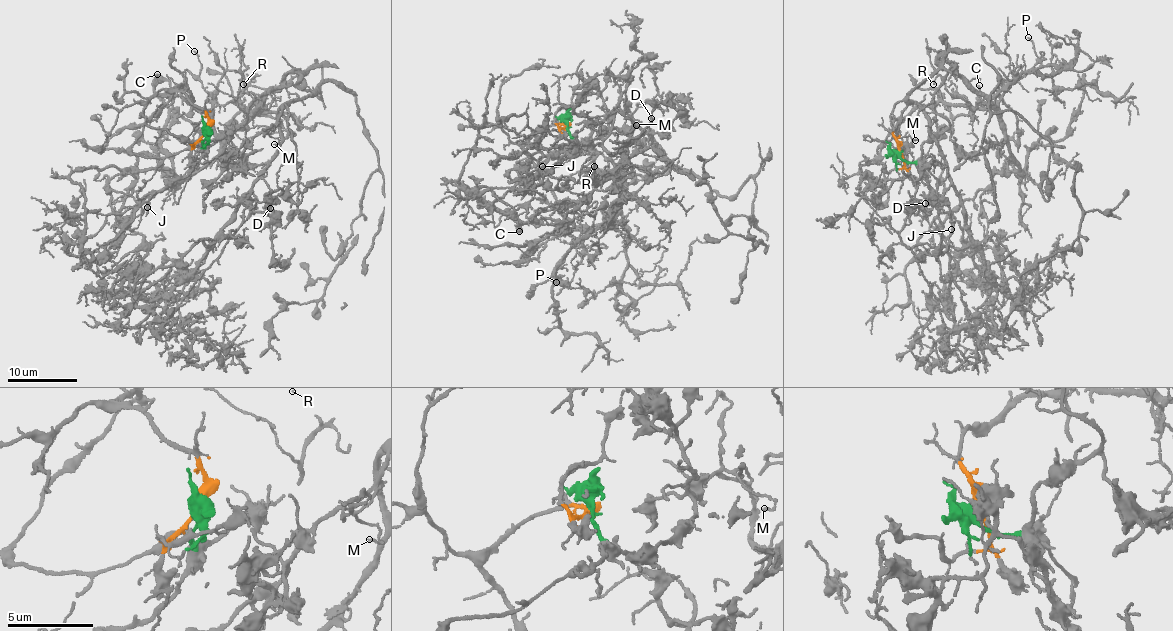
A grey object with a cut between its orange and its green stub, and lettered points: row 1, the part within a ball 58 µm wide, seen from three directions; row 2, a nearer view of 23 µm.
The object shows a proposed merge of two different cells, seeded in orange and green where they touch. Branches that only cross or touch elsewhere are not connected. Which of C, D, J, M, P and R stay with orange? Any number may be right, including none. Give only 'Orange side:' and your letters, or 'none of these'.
Orange side: C, P, R

